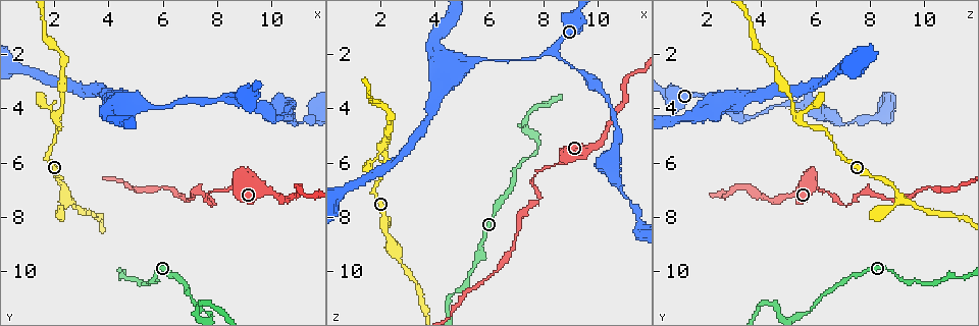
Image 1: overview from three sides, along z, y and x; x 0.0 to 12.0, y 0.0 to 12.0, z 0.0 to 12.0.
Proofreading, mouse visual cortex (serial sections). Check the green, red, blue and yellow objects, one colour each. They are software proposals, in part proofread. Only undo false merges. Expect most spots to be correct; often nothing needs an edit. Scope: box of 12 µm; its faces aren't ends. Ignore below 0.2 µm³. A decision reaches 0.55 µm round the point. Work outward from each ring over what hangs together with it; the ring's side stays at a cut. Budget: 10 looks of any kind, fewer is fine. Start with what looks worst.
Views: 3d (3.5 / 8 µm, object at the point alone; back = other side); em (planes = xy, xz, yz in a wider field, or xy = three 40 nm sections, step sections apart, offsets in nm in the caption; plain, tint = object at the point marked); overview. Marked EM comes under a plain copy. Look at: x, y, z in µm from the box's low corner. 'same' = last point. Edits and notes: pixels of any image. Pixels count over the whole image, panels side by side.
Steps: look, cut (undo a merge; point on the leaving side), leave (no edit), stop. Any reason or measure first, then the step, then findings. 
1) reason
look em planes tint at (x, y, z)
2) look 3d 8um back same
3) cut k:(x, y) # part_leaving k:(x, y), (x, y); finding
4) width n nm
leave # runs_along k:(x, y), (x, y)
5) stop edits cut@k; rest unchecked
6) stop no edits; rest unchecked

a narrow waist
look 3d 3.5um at (7.8, 7.6, 7.1)

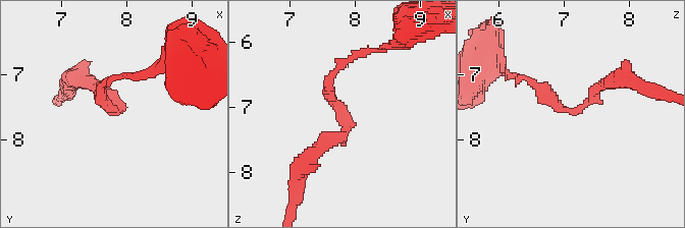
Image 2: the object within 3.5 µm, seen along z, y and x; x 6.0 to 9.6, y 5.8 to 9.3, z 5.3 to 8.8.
look em planes tint at (7.75, 7.55, 7.10)

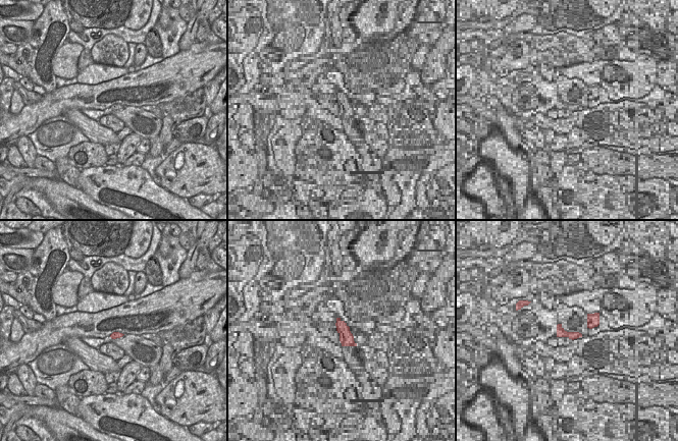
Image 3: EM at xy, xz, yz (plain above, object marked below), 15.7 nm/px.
leave # runs_along 2:(521, 76), (571, 111), (612, 82); one cell here

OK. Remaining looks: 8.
a narrow waist
look 3d 3.5um at (2.3, 3.9, 5.1)

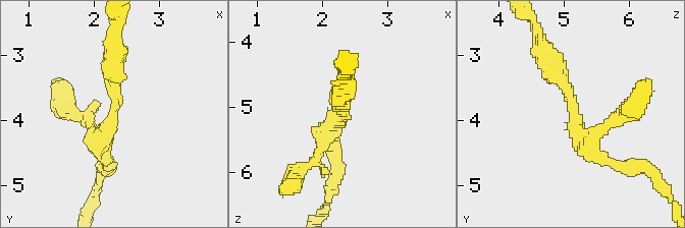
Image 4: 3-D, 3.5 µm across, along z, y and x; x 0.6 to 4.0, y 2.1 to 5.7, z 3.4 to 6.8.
shape alone is not enough
look em xy step 5 tint at (2.30, 3.85, 5.20)

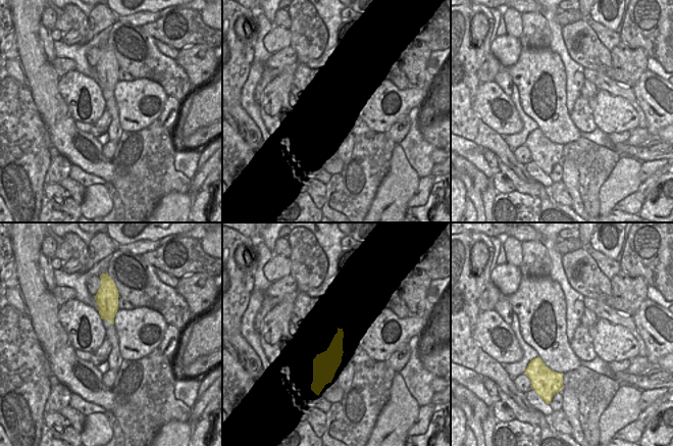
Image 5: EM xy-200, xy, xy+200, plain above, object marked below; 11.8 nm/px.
arm_widths 200, 300 nm
leave # runs_along 4:(607, 161), (546, 52); continuous, no second cell

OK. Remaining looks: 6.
abrupt turn
look 3d 3.5um at (7.3, 11.2, 4.5)

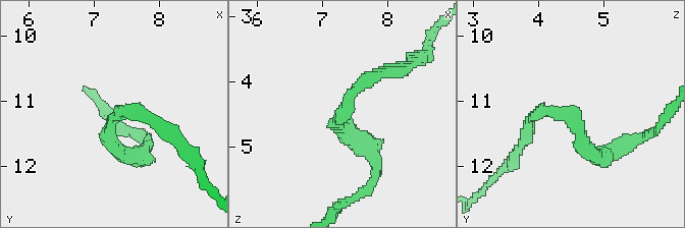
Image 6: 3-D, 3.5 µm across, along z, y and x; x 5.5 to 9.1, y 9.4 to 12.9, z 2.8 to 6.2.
arm_widths 200, 250 nm
look em xy step 5 tint at (7.30, 11.20, 4.50)

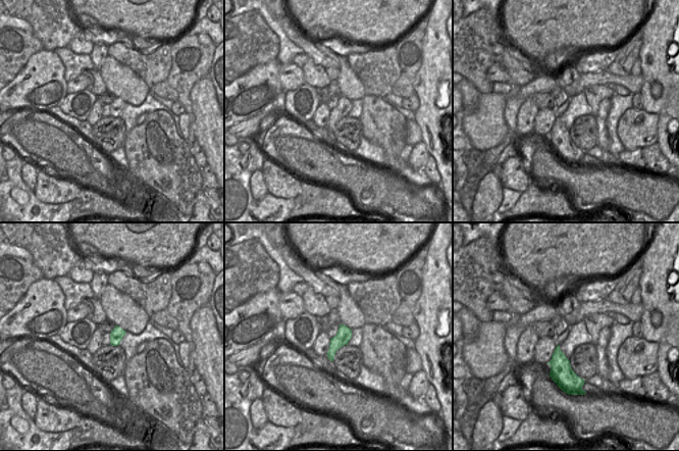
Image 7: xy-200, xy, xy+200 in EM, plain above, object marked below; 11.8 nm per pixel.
width 180 nm
leave # runs_along 6:(365, 148), (337, 121), (353, 90), (387, 72); one cell here

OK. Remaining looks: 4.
calibre changes
look 3d 8um at (10.2, 4.3, 3.5)

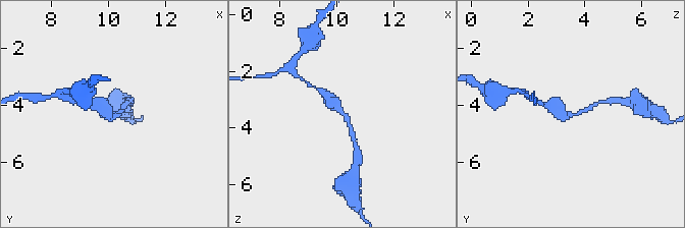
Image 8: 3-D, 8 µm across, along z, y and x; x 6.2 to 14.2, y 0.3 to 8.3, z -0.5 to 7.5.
look 3d 3.5um at (10.3, 4.3, 3.5)

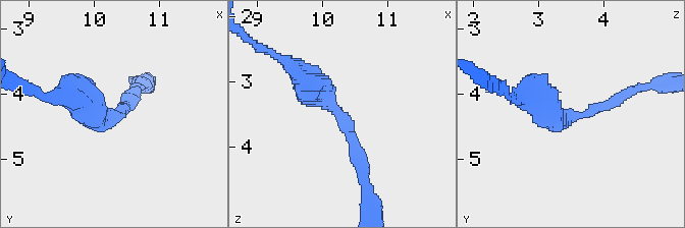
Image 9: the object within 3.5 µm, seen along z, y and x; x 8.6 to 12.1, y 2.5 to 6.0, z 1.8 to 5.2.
shape alone is not enough
look em planes tint at (10.25, 4.30, 3.50)

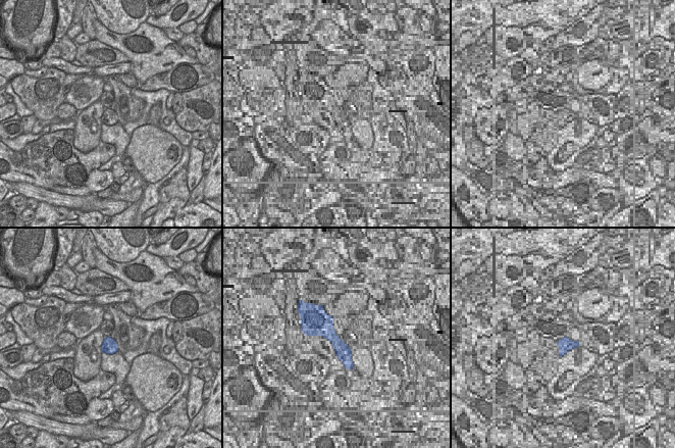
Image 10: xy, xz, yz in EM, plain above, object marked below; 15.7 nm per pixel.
arm_widths 200, 400 nm
leave # runs_along 9:(295, 69), (338, 114), (361, 168); all the same cell

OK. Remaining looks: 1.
stop no edits; rest unchecked

